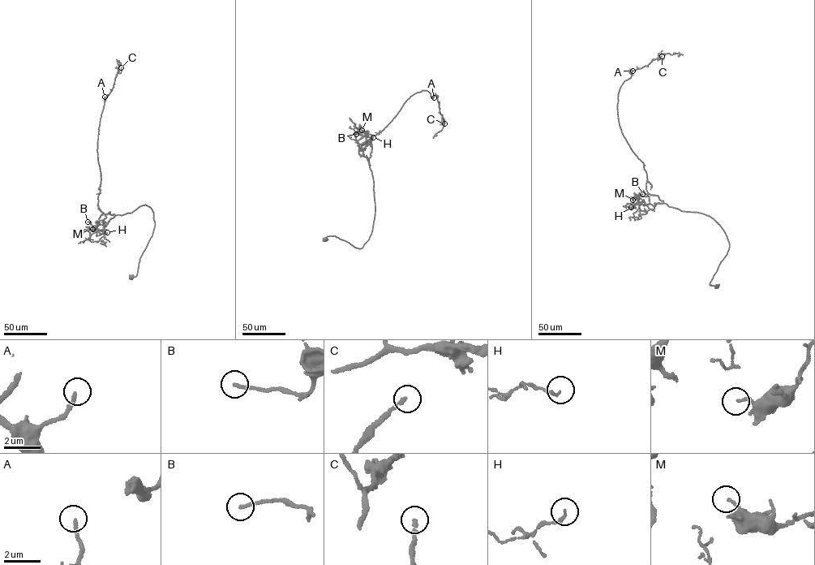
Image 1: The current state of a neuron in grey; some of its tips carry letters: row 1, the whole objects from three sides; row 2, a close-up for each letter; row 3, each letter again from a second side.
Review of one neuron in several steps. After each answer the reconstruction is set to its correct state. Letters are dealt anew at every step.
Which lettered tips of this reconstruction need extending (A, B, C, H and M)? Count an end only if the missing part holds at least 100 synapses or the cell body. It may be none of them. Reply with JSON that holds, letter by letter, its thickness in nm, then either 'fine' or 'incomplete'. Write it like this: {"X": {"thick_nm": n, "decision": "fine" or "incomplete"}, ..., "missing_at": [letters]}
{"A": {"thick_nm": 200, "decision": "fine"}, "B": {"thick_nm": 170, "decision": "fine"}, "C": {"thick_nm": 200, "decision": "incomplete"}, "H": {"thick_nm": 130, "decision": "fine"}, "M": {"thick_nm": 140, "decision": "fine"}, "missing_at": ["C"]}

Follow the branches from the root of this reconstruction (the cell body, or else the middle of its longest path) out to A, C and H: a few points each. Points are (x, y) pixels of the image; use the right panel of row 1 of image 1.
A: (716, 286), (724, 230), (648, 193), (644, 163), (622, 132), (618, 92), (632, 71)
C: (716, 286), (724, 230), (648, 193), (644, 163), (619, 124), (628, 71), (662, 56)
H: (716, 286), (709, 282), (727, 254), (729, 243), (714, 219), (664, 203), (654, 206), (634, 203), (631, 207)

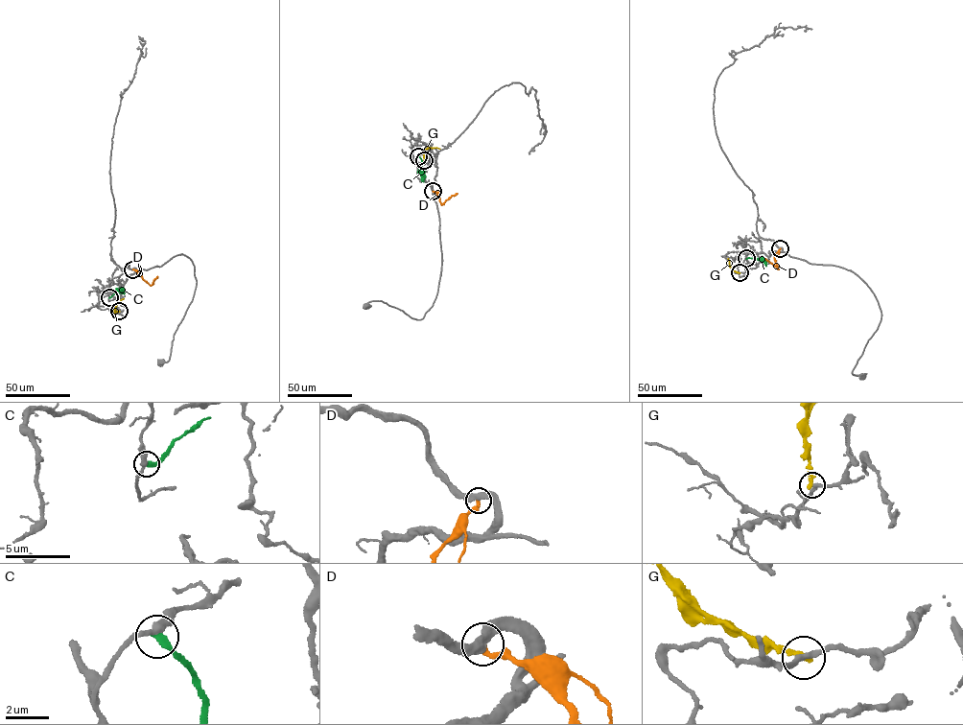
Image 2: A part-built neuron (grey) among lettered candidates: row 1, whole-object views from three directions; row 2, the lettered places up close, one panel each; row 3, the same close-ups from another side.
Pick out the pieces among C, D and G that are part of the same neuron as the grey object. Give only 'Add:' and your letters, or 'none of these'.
Add: none of these

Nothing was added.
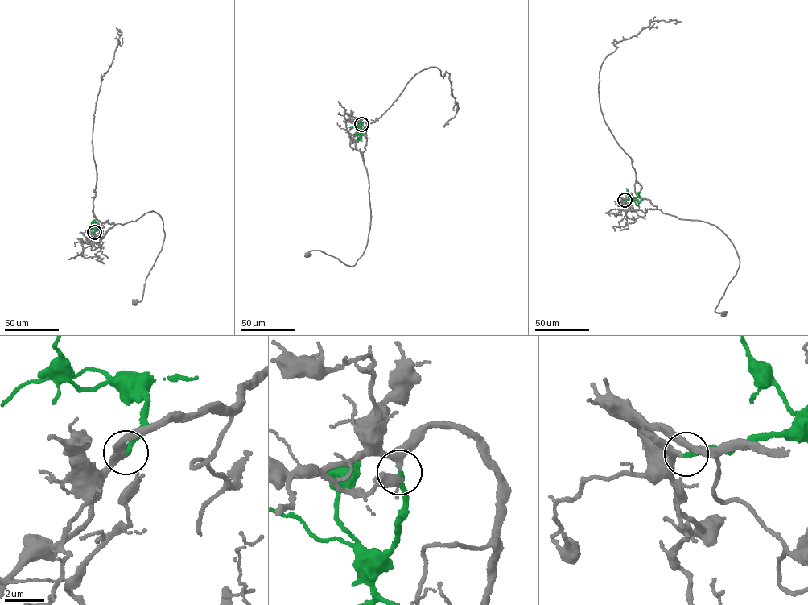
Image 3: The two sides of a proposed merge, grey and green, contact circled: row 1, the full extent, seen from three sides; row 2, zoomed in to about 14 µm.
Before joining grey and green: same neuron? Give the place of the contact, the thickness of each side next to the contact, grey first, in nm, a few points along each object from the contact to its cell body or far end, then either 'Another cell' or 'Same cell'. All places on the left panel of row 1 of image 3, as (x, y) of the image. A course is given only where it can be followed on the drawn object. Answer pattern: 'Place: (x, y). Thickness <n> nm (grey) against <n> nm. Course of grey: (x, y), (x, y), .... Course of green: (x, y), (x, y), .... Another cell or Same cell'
Place: (94, 232). Thickness 200 nm (grey) against 240 nm. Course of grey: (94, 232), (108, 220), (122, 224), (153, 210), (161, 217), (161, 250), (142, 300), (133, 302). Course of green: (94, 232), (93, 221), (92, 226). Same cell

